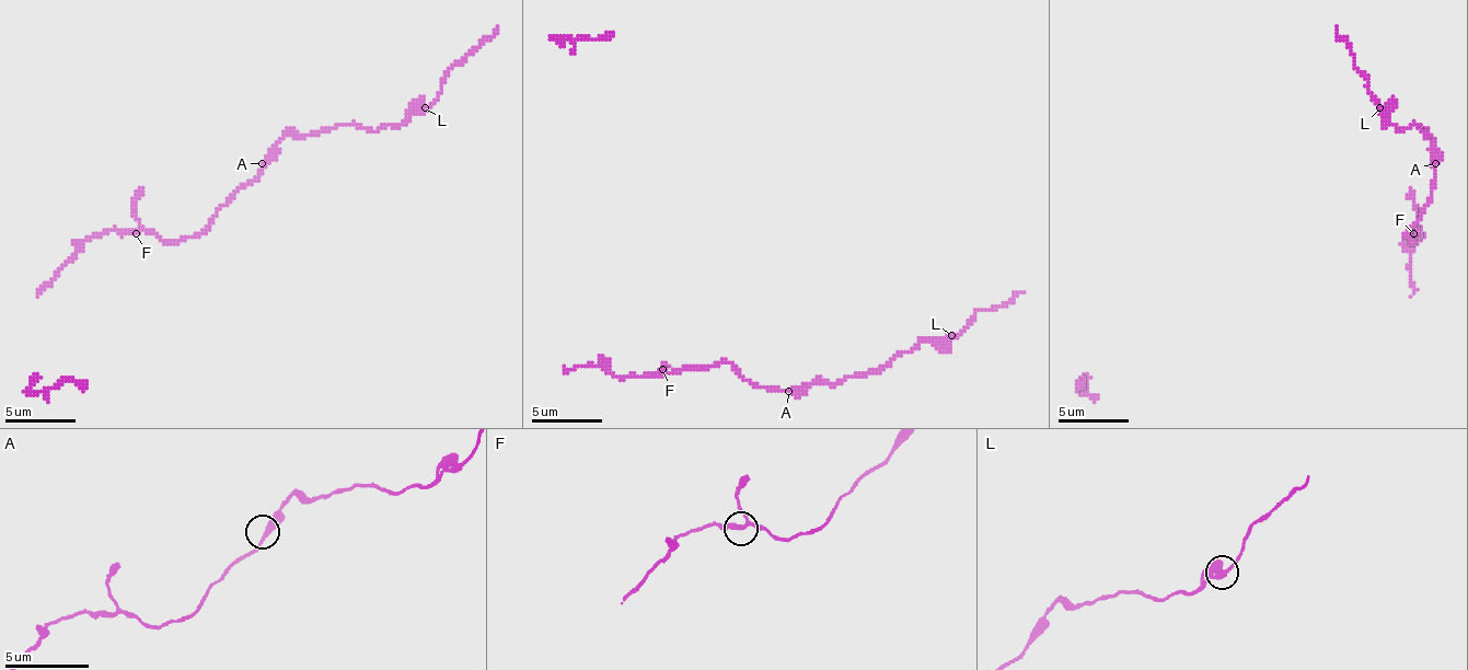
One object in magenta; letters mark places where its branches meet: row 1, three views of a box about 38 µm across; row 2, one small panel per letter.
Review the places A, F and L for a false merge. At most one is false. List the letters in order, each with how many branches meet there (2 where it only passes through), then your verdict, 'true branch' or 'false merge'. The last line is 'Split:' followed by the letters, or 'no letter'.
A: 2 | true branch
F: 3 | true branch
L: 3 | true branch
Split: no letter

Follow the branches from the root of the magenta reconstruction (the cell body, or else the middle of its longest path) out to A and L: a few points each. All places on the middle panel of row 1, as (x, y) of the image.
A: (662, 373), (680, 373), (691, 366), (729, 362), (747, 380), (761, 388), (788, 391)
L: (662, 373), (729, 362), (761, 388), (806, 391), (813, 383), (880, 373), (922, 342), (950, 334)

